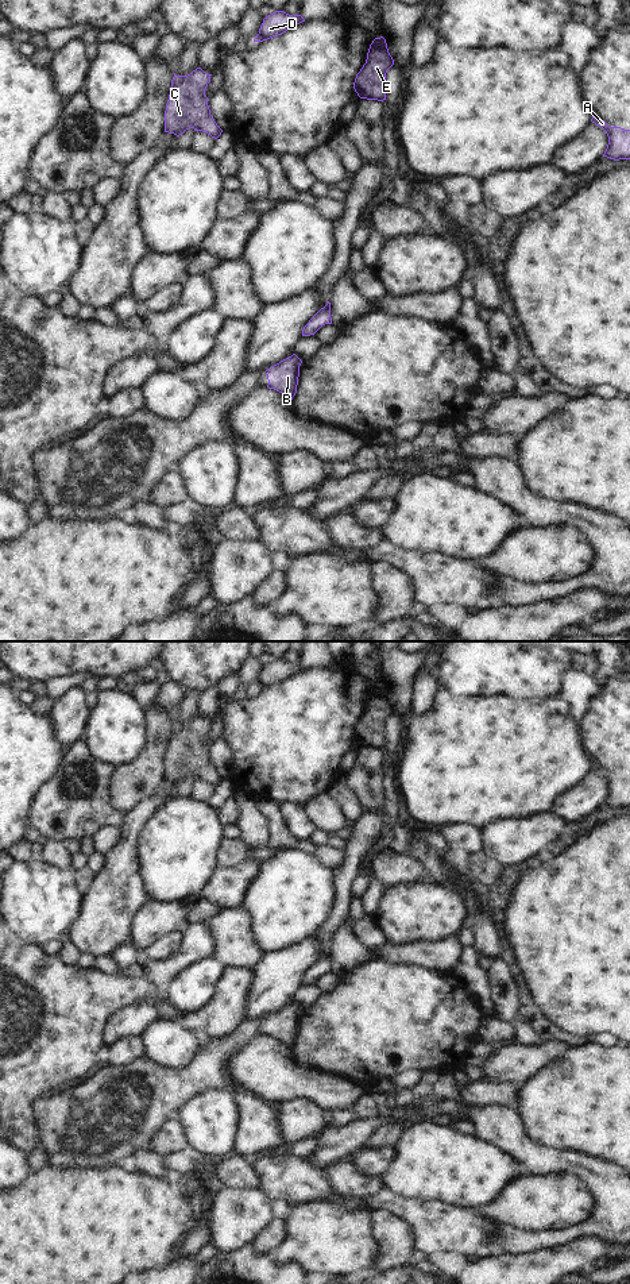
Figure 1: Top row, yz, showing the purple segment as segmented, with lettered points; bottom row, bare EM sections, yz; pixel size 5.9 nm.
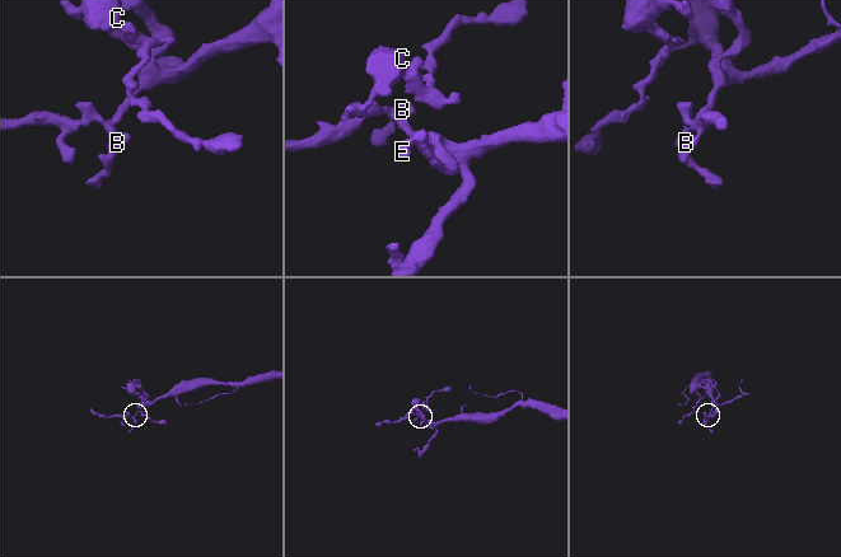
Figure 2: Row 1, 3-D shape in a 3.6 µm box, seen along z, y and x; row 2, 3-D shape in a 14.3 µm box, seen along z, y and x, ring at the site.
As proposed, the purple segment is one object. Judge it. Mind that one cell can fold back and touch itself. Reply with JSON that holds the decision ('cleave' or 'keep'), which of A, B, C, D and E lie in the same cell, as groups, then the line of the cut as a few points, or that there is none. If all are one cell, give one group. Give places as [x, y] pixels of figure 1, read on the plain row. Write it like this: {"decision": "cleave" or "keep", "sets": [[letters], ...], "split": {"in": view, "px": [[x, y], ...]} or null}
{"decision": "keep", "sets": [["A", "B", "C", "D", "E"]], "split": null}

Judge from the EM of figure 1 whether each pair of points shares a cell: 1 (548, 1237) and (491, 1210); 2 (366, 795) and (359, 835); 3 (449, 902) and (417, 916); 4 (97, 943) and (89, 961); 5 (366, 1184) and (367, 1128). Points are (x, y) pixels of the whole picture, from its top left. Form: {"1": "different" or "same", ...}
{"1": "different", "2": "different", "3": "same", "4": "different", "5": "different"}

